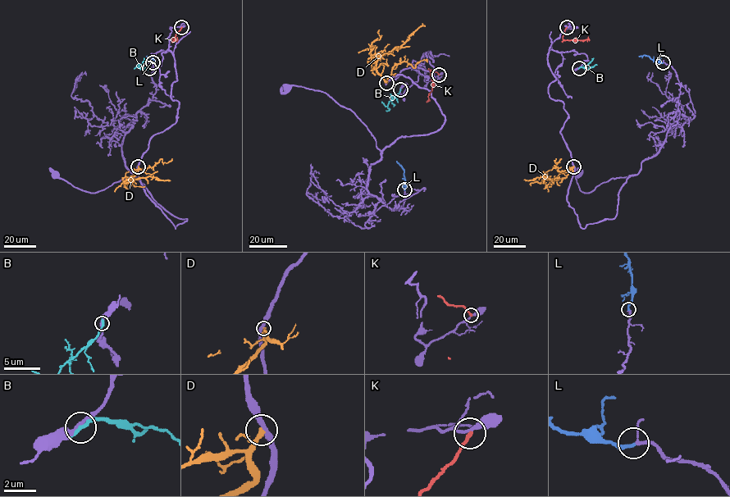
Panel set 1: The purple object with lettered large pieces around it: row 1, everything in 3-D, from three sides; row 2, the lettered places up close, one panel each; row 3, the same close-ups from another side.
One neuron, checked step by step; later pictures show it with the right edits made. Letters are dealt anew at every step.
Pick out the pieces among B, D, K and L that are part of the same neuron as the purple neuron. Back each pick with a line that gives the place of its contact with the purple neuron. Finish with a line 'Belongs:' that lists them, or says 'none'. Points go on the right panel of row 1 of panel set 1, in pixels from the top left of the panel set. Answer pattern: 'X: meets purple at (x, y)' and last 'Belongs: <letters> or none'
L: meets purple at (663, 62)
Belongs: L

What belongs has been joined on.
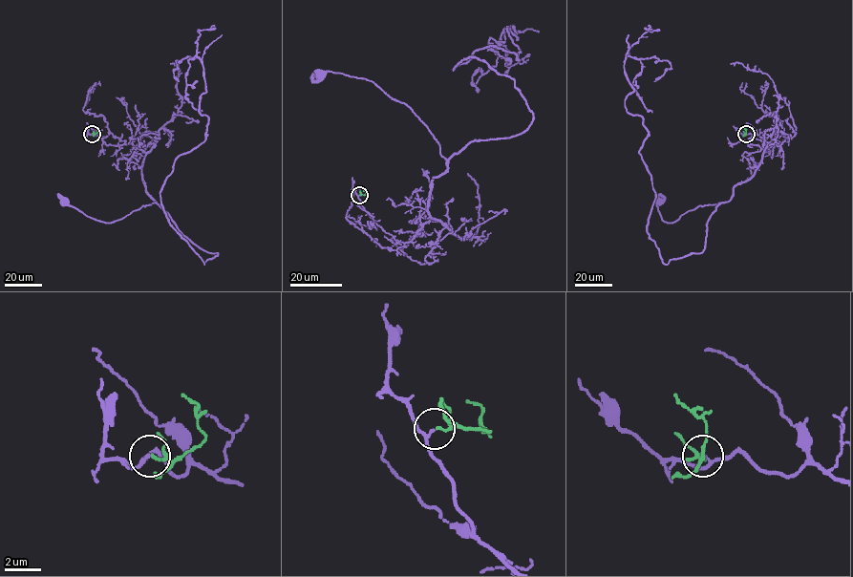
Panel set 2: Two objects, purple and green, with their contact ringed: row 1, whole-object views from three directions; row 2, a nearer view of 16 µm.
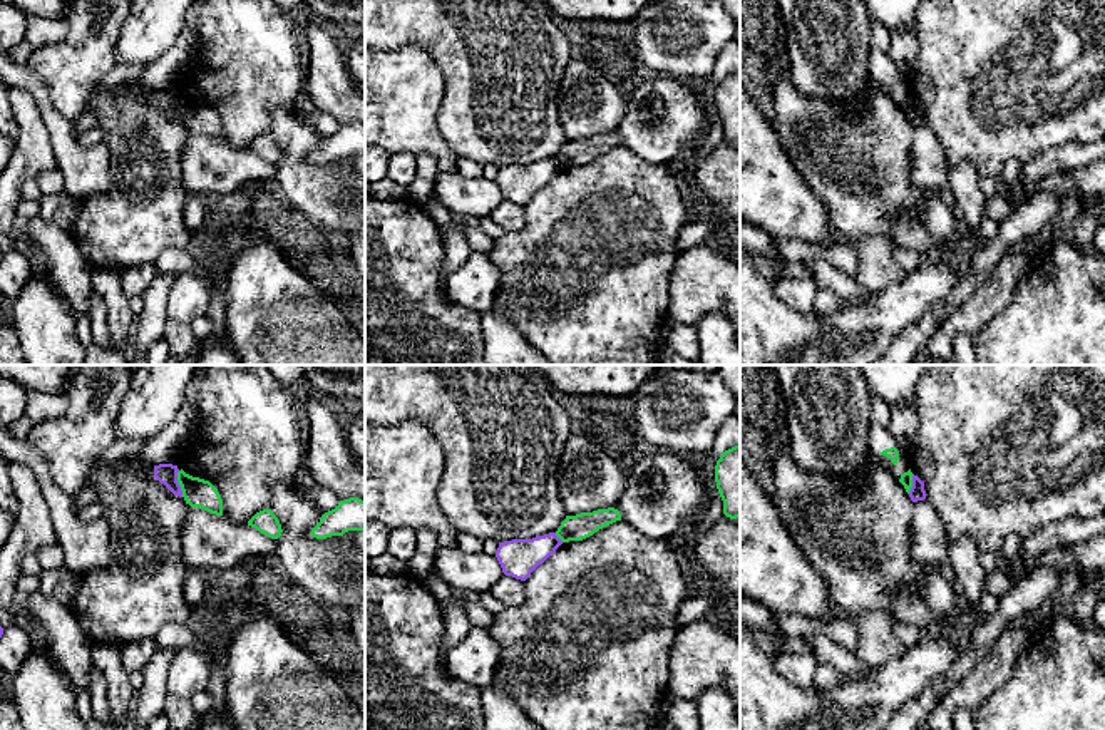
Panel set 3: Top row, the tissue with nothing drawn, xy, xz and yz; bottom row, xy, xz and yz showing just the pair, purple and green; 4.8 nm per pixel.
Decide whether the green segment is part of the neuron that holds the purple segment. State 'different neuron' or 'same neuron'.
different neuron

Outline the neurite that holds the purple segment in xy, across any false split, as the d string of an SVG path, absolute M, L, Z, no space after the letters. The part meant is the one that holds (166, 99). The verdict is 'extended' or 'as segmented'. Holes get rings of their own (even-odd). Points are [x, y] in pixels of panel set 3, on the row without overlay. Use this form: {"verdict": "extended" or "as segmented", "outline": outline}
{"verdict": "as segmented", "outline": "M172 89L154 90L156 105L164 109L174 121L182 122L182 116L177 107L177 97L179 97L177 90L172 90Z"}

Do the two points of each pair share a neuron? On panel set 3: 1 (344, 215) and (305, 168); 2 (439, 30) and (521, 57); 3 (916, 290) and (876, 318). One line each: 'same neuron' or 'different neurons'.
1: same neuron
2: same neuron
3: same neuron

